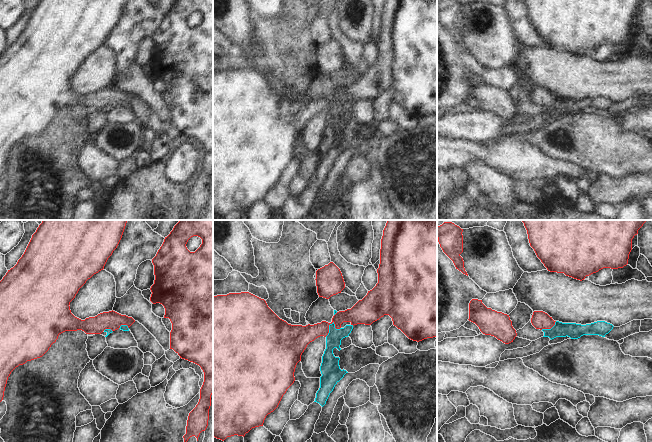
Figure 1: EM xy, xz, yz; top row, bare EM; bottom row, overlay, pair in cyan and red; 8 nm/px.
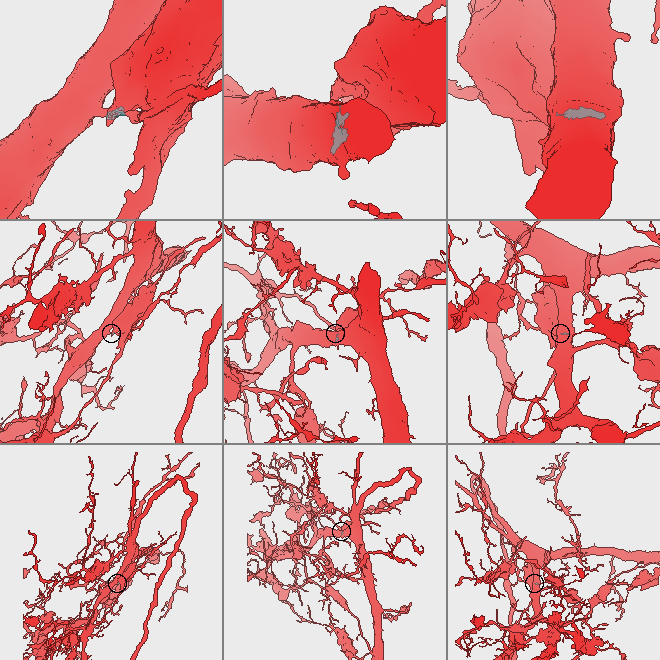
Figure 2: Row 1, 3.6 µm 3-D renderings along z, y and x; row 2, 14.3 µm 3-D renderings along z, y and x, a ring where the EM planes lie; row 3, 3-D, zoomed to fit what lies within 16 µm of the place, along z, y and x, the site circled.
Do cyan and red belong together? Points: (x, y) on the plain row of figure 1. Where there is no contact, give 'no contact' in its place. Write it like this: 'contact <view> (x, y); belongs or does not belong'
contact xz (330, 100); does not belong

